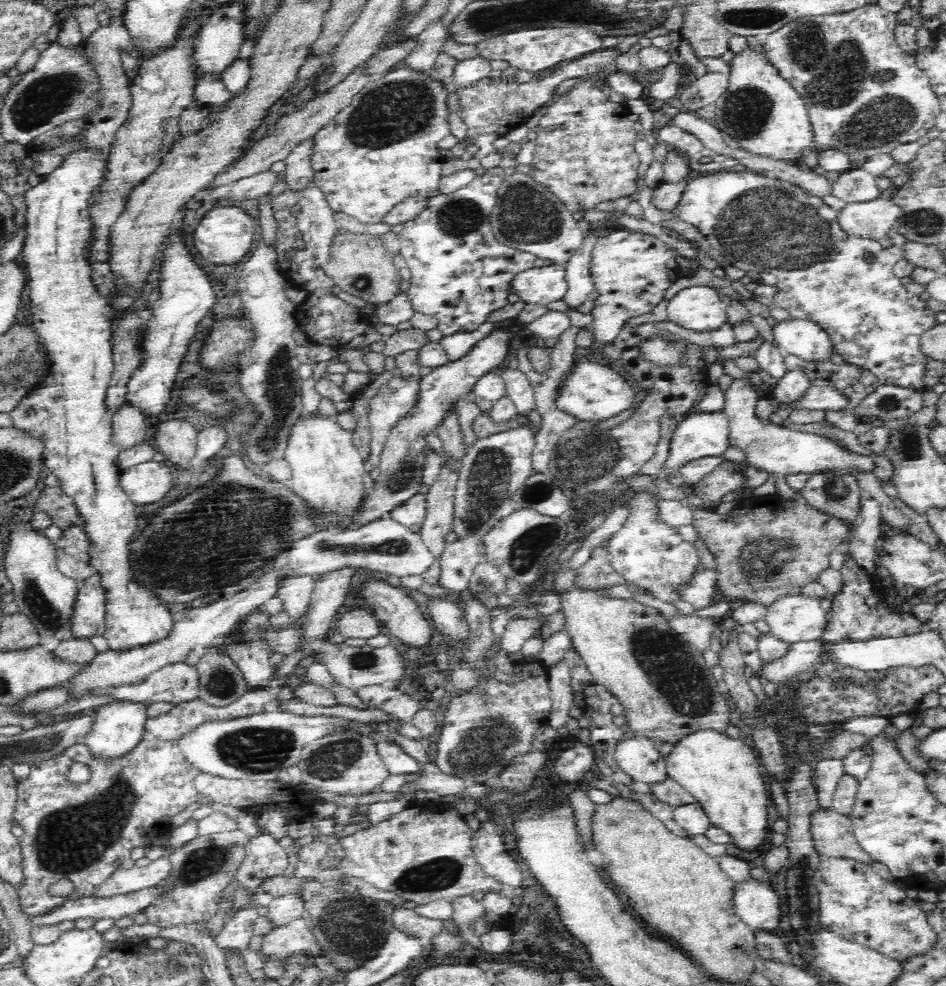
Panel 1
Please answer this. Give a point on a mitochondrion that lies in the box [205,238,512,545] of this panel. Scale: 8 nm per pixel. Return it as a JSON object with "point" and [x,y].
{"point":[280,386]}

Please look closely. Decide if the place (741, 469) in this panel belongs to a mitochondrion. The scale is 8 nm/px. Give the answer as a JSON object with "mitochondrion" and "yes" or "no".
{"mitochondrion":"no"}

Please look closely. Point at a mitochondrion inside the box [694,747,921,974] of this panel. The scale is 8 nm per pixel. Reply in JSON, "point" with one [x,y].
{"point":[802,908]}

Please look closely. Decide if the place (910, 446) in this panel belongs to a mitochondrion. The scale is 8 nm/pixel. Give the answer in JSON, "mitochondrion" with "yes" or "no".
{"mitochondrion":"yes"}

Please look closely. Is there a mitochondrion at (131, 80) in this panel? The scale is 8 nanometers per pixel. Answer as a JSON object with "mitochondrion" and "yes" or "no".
{"mitochondrion":"no"}

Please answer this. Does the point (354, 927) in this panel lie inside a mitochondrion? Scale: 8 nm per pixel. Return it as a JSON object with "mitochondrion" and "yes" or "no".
{"mitochondrion":"yes"}

